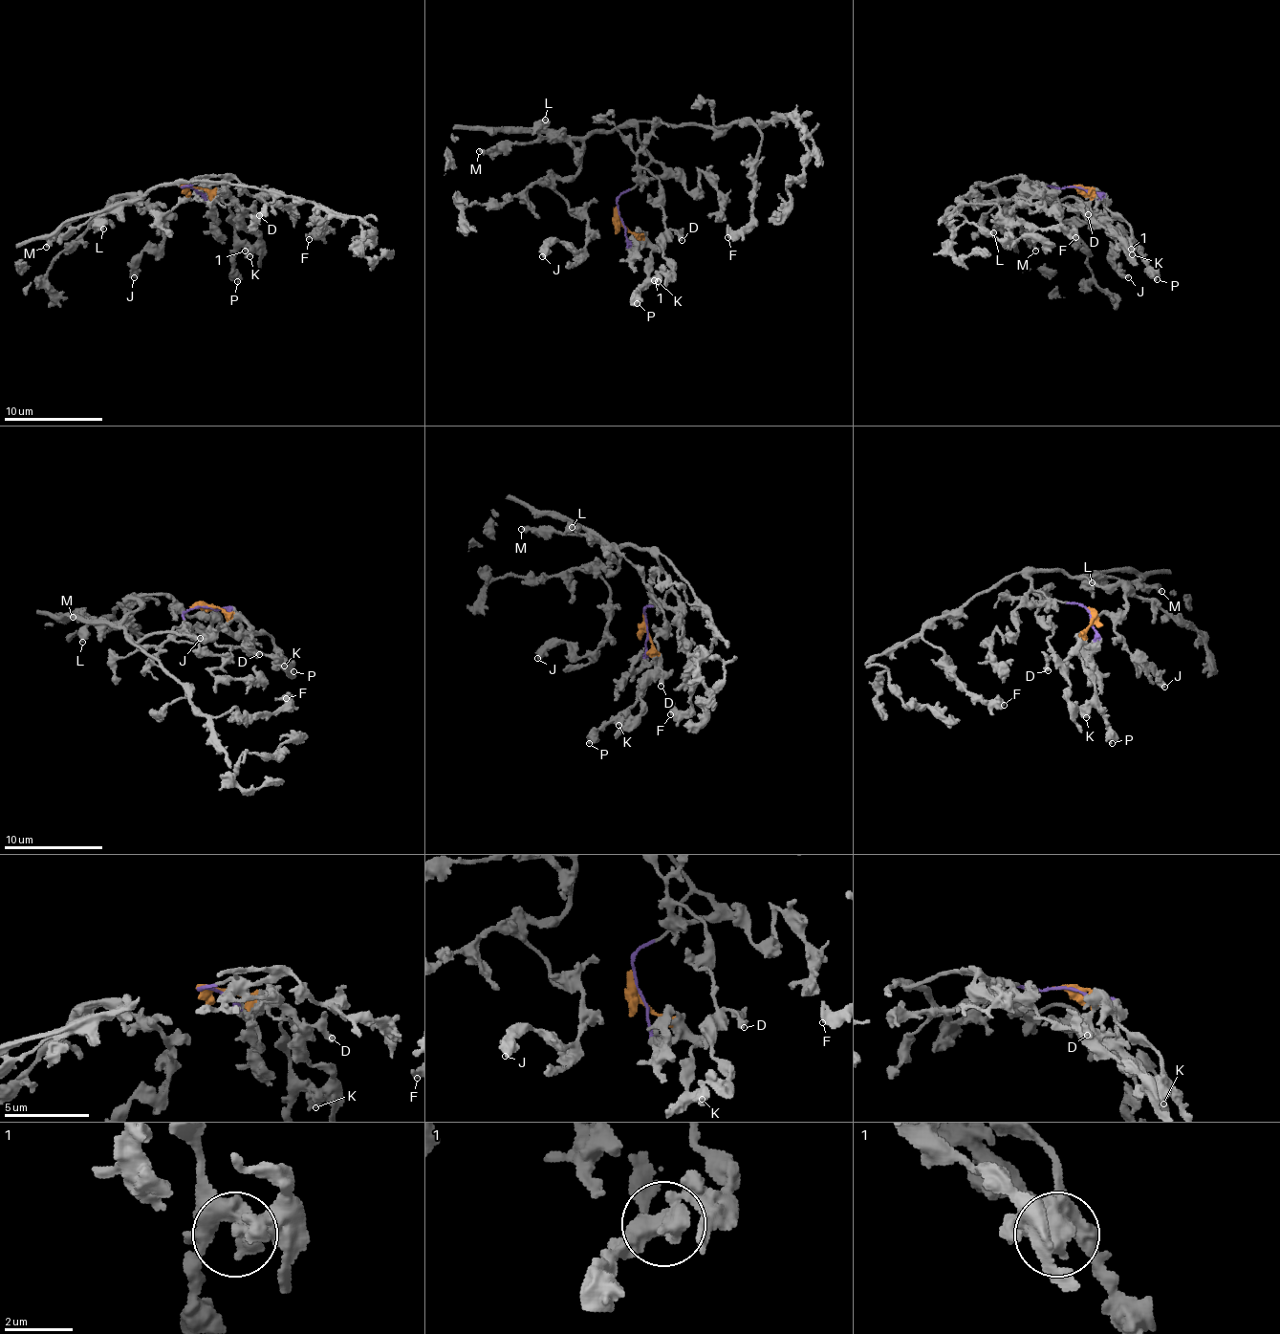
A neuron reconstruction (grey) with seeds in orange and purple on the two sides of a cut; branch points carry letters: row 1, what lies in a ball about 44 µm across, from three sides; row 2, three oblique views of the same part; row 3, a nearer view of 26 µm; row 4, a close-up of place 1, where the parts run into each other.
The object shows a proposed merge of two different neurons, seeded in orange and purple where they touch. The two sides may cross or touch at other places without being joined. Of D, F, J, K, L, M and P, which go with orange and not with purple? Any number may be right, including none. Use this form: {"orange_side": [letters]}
{"orange_side": ["K", "P"]}

